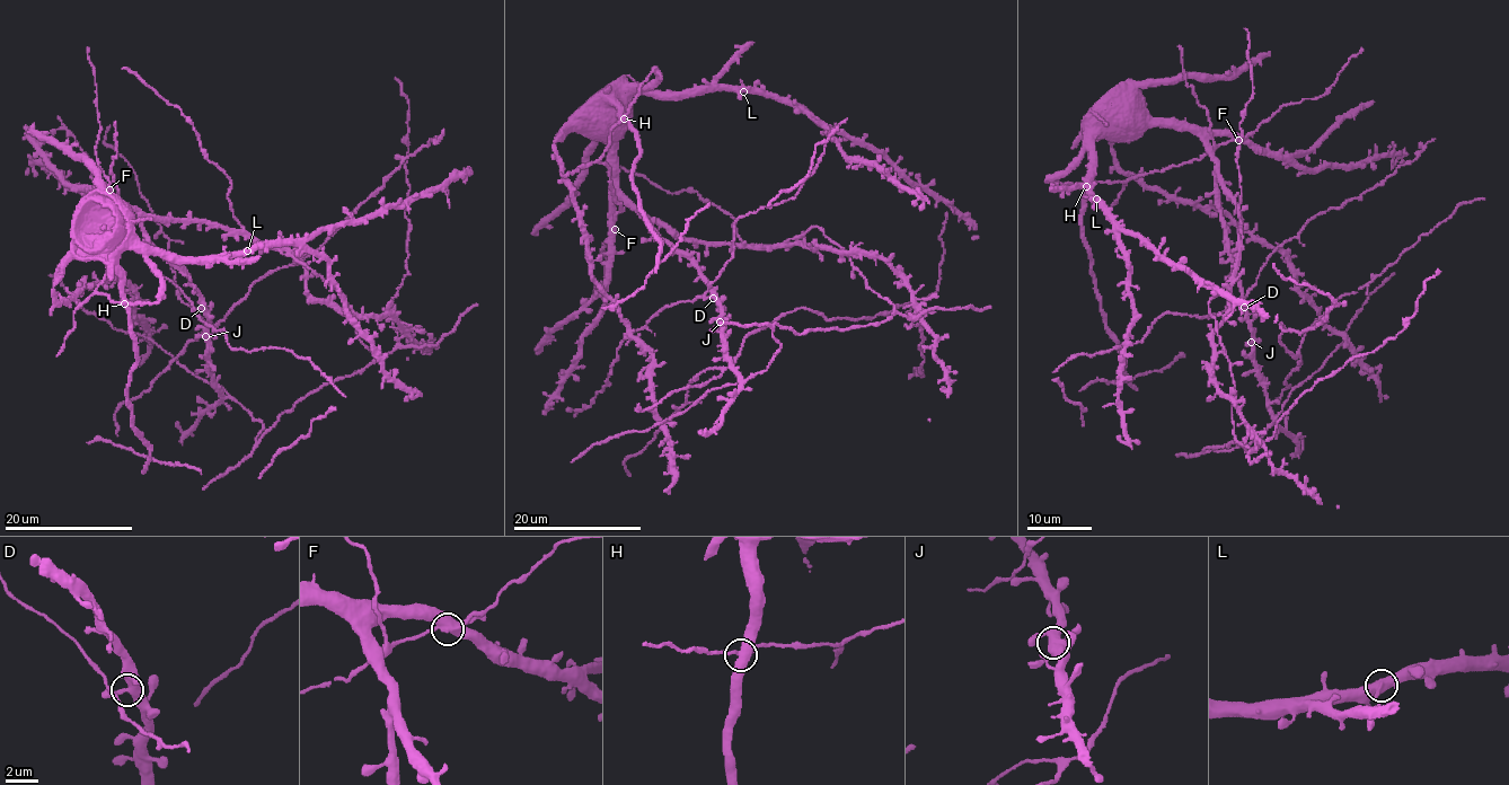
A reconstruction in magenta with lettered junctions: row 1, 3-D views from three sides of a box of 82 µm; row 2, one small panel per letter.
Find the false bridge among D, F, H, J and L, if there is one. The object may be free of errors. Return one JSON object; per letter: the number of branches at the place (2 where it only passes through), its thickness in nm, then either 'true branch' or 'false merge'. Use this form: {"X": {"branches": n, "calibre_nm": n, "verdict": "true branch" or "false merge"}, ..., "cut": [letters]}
{"D": {"branches": 4, "calibre_nm": 400, "verdict": "true branch"}, "F": {"branches": 4, "calibre_nm": 460, "verdict": "true branch"}, "H": {"branches": 4, "calibre_nm": 480, "verdict": "true branch"}, "J": {"branches": 4, "calibre_nm": 480, "verdict": "true branch"}, "L": {"branches": 4, "calibre_nm": 460, "verdict": "true branch"}, "cut": []}

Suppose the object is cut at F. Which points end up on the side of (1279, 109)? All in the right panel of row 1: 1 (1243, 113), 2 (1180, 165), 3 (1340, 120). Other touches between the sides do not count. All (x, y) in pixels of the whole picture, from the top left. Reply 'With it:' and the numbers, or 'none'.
With it: none

